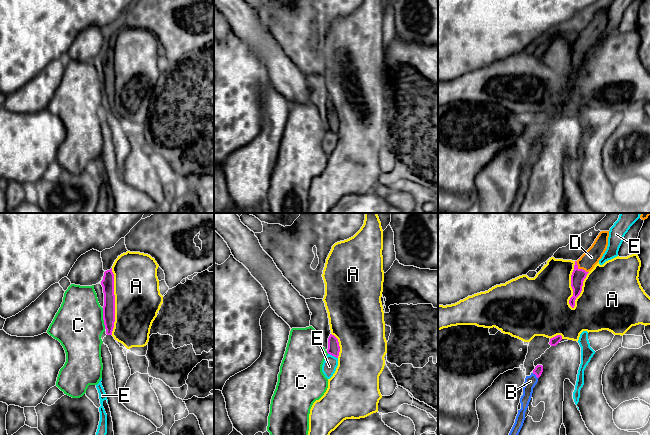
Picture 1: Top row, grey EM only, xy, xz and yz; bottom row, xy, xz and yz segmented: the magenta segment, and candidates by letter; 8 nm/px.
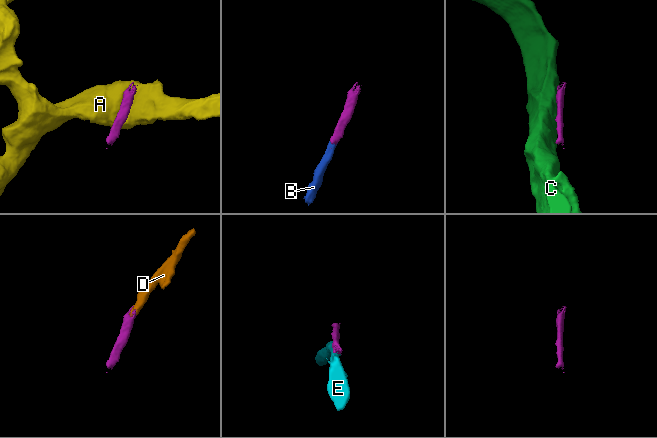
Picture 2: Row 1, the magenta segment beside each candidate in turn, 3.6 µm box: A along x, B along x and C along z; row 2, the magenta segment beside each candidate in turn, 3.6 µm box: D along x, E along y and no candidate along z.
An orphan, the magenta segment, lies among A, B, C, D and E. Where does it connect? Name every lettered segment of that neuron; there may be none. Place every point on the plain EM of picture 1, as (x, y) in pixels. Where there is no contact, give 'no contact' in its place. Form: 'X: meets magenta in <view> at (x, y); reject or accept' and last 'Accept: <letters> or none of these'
A: meets magenta in yz at (571, 61); reject
B: meets magenta in yz at (535, 150); accept
C: meets magenta in xy at (103, 94); reject
D: meets magenta in yz at (580, 45); accept
E: meets magenta in xz at (333, 131); reject
Accept: B, D

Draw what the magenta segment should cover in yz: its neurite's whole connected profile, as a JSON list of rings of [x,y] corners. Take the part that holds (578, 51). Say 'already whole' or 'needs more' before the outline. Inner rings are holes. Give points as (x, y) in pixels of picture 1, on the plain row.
needs more | [[[601,7],[592,22],[575,37],[574,46],[571,51],[573,72],[569,76],[572,84],[574,84],[575,76],[582,67],[584,55],[605,29],[608,22],[608,13],[609,7]]]

